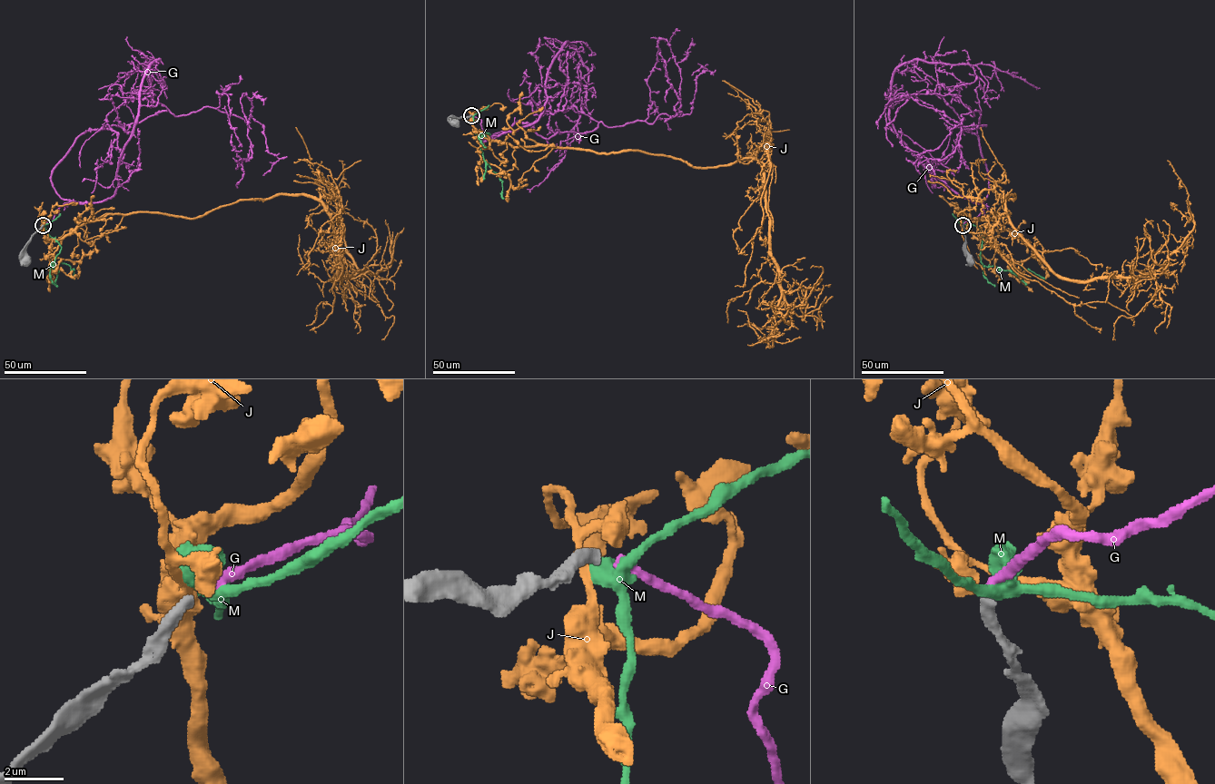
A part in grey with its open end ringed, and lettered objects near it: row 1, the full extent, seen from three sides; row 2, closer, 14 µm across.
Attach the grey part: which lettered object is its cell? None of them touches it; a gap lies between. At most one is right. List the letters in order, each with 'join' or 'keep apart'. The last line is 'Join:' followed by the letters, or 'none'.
G: join
J: keep apart
M: keep apart
Join: G

